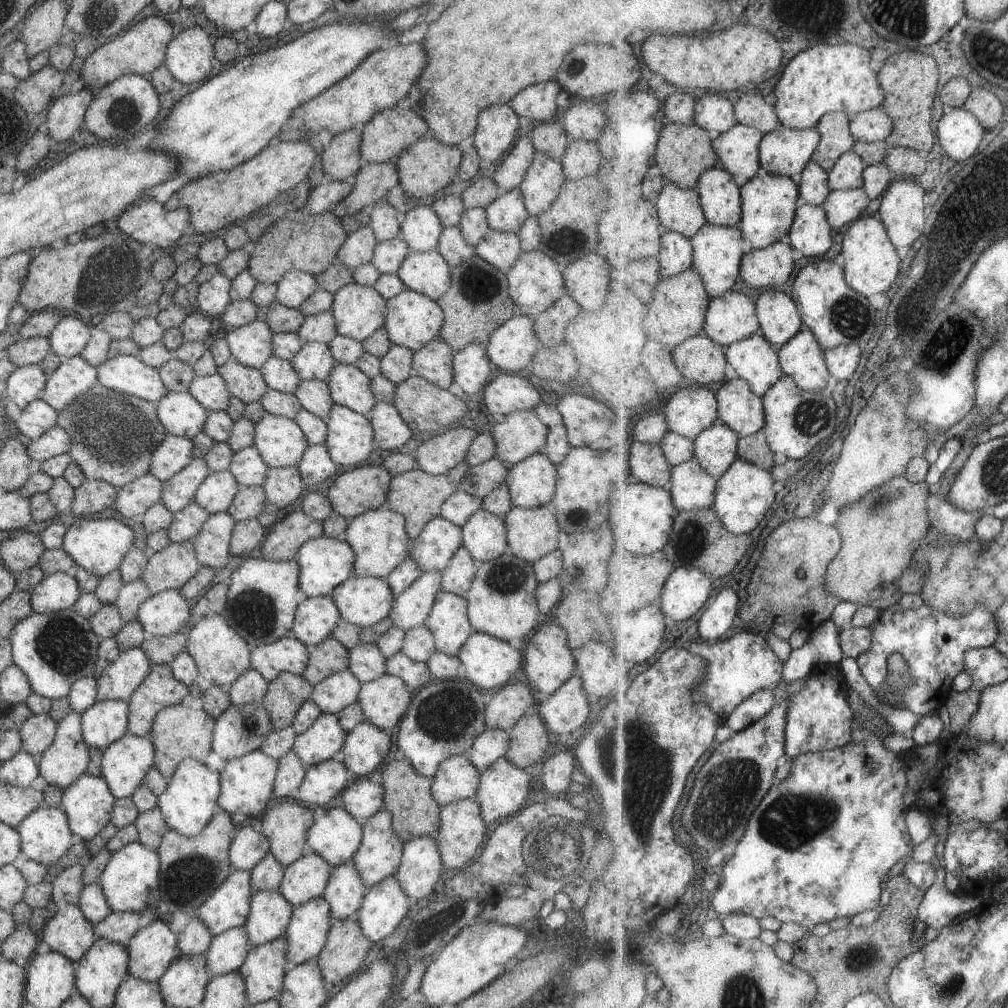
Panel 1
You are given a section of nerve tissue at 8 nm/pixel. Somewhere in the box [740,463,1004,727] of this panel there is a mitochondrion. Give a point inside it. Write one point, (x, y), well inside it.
(882, 502)

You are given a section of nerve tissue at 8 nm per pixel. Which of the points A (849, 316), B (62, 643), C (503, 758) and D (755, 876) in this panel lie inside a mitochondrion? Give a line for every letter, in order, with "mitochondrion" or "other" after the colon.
A: mitochondrion
B: mitochondrion
C: other
D: other

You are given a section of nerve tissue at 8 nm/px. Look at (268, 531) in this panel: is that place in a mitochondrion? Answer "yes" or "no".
no

